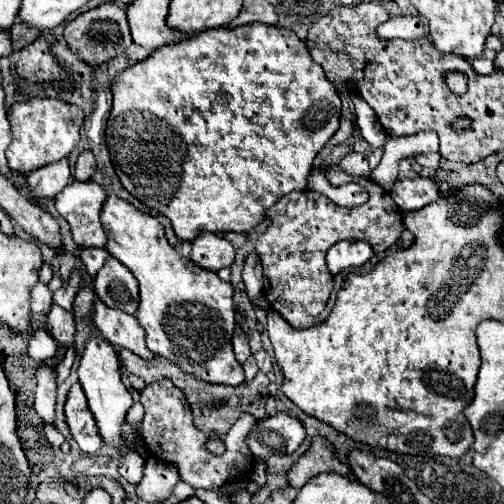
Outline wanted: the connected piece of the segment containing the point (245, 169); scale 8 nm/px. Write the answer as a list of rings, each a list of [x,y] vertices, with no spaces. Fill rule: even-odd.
[[[246,24],[236,30],[230,28],[212,28],[208,32],[202,32],[194,38],[180,40],[170,46],[162,46],[156,52],[152,52],[146,60],[130,64],[122,74],[118,74],[112,82],[112,96],[114,96],[114,106],[108,118],[106,126],[106,142],[110,150],[110,158],[114,164],[114,170],[118,174],[120,184],[142,204],[148,208],[164,214],[176,232],[180,240],[192,242],[198,232],[244,232],[248,234],[254,230],[262,220],[266,218],[266,210],[276,202],[268,200],[268,192],[276,198],[292,192],[292,190],[306,190],[308,186],[308,175],[313,168],[316,154],[326,146],[326,142],[334,136],[334,132],[339,128],[340,96],[336,88],[328,82],[324,70],[320,64],[316,64],[308,50],[306,44],[288,28],[280,26],[266,26],[266,24]]]

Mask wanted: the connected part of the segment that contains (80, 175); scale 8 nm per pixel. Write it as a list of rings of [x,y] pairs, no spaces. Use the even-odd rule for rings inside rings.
[[[84,150],[78,160],[76,160],[76,180],[80,182],[86,182],[92,178],[92,174],[96,172],[96,160],[94,160],[94,154],[90,150]]]

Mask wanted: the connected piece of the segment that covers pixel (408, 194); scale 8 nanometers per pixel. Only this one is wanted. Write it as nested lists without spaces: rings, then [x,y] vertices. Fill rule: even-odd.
[[[430,178],[398,180],[392,186],[390,196],[406,212],[406,210],[416,210],[416,208],[422,208],[422,206],[426,206],[430,202],[440,200],[440,188]]]

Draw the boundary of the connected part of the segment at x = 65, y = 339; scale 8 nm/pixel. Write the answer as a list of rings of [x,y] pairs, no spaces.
[[[54,304],[52,310],[48,312],[48,328],[52,338],[64,348],[70,348],[74,344],[76,324],[74,324],[74,316],[68,310]]]

